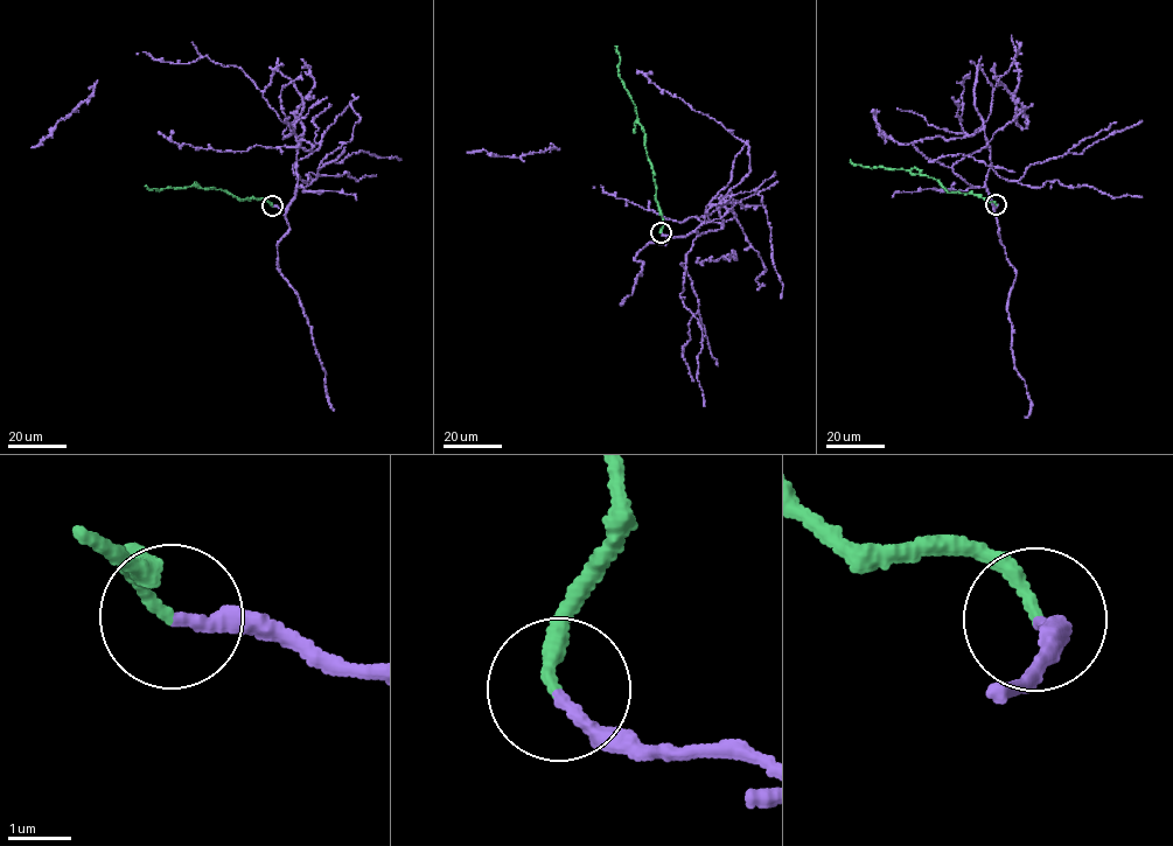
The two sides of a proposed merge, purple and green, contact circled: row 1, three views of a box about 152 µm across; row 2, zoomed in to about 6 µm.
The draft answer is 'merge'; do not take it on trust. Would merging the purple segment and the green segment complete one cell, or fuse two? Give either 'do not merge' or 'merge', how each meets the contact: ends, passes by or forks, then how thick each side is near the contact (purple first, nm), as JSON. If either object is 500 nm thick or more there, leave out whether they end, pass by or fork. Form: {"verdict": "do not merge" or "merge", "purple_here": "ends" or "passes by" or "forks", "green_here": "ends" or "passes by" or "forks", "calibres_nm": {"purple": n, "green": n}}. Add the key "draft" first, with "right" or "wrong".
{"draft": "right", "verdict": "merge", "purple_here": "ends", "green_here": "ends", "calibres_nm": {"purple": 200, "green": 190}}

